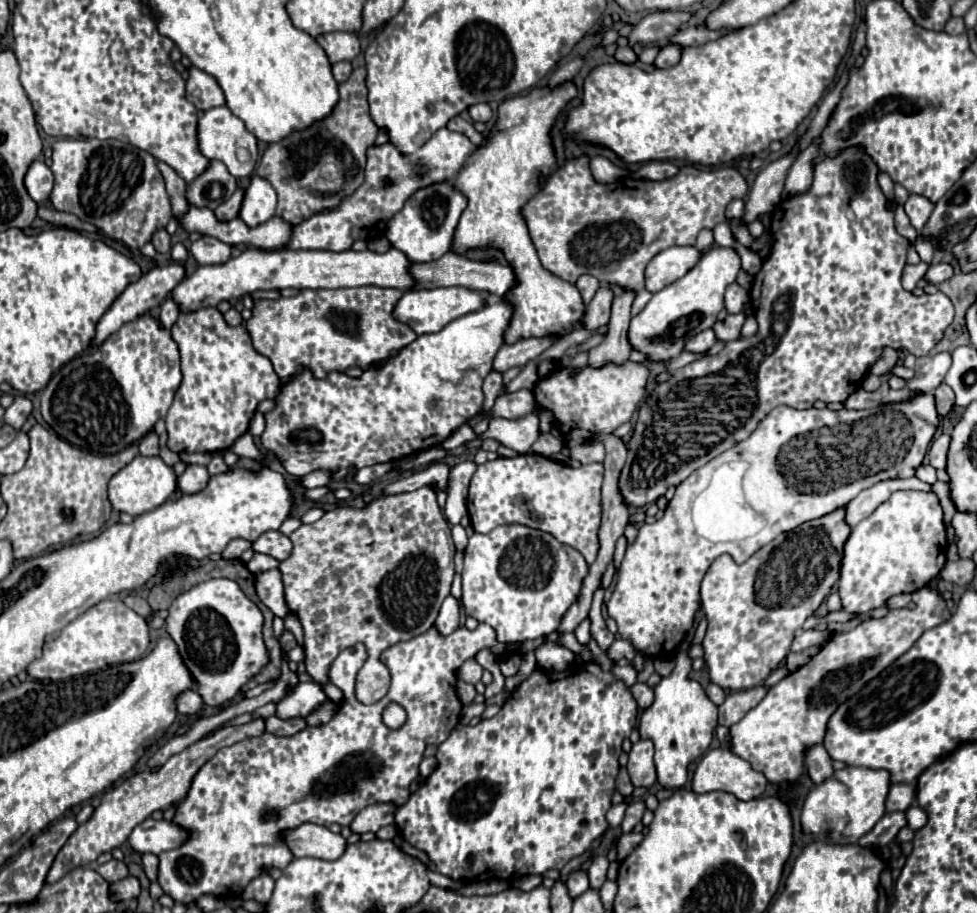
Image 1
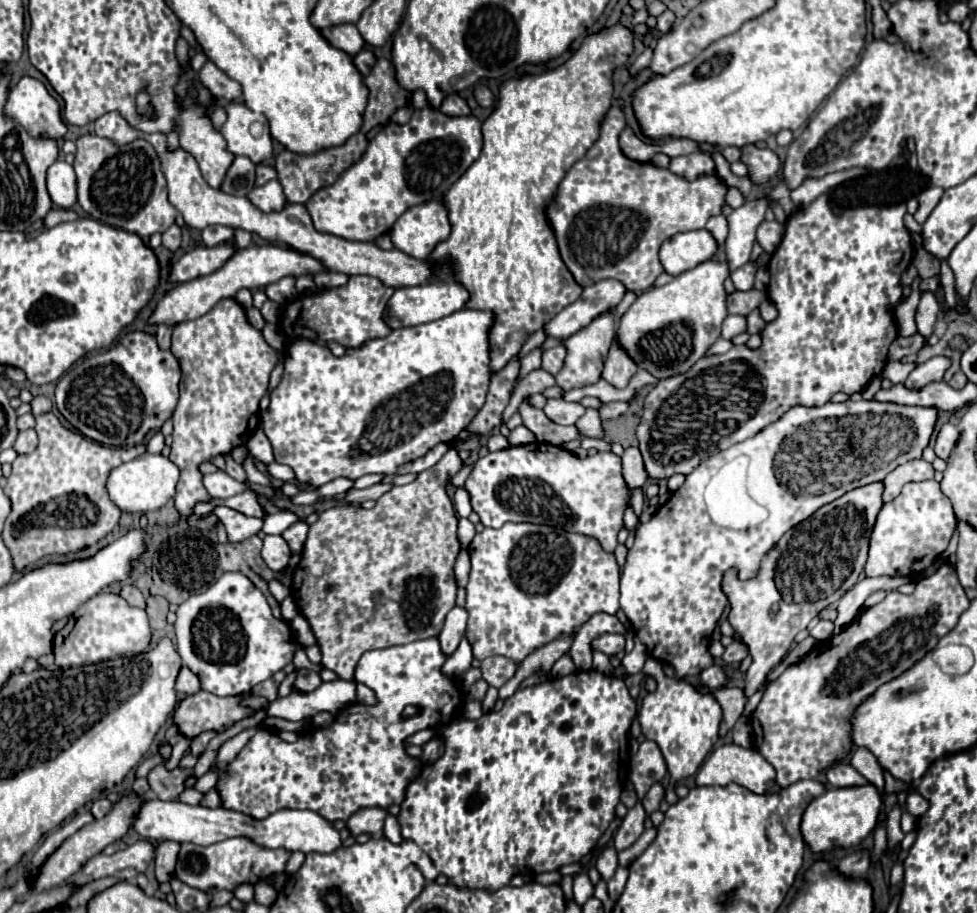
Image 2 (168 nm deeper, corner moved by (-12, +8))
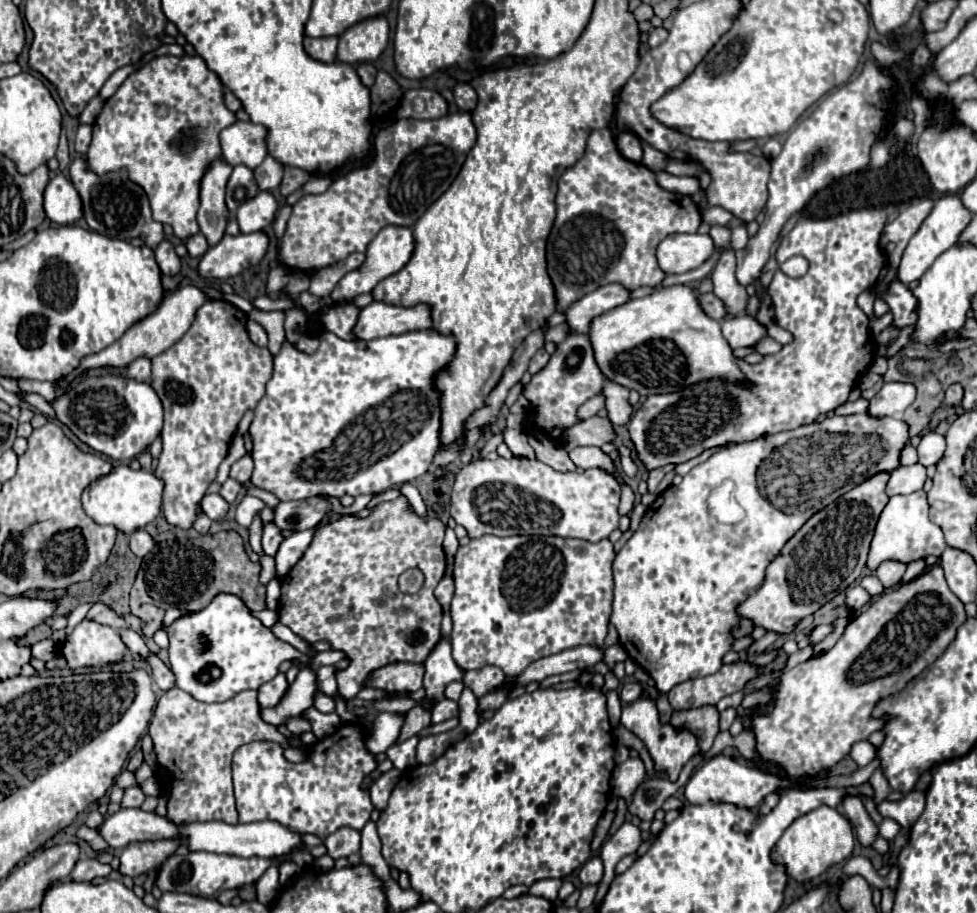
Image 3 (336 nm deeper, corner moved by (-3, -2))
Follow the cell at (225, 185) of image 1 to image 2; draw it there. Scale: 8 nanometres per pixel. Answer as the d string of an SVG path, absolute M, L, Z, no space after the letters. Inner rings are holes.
M235 157L221 183L221 191L245 197L253 189L253 181L255 181L255 163L251 163L249 157Z

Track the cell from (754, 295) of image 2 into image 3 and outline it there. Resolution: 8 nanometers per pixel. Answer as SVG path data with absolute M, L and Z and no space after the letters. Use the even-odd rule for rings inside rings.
M714 293L698 295L698 303L700 303L702 311L704 311L708 317L712 317L712 319L716 319L716 321L720 321L720 319L726 317L726 311L722 311L722 301L720 301Z

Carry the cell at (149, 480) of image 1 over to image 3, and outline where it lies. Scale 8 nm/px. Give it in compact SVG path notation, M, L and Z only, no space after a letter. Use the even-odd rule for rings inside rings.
M118 465L108 475L96 479L84 489L82 507L98 525L114 525L118 531L132 533L146 527L160 515L162 481L152 471L134 471L128 465Z

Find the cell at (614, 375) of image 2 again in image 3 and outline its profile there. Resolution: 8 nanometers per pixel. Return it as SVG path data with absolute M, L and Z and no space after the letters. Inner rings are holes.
M604 383L602 393L606 395L606 409L608 409L608 417L614 425L626 425L632 417L632 405L628 403L628 389L626 387L618 387L618 383Z

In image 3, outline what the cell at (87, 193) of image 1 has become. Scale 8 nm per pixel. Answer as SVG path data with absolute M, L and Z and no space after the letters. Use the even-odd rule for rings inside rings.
M78 157L70 165L70 177L82 197L84 219L92 231L124 241L140 237L150 249L156 249L158 243L164 239L162 223L154 221L150 215L150 203L146 199L146 193L136 183L130 183L130 179L126 179L126 171L98 177L88 169L88 163Z

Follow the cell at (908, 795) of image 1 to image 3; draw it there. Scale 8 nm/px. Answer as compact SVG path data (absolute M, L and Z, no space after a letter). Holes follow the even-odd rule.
M858 741L858 743L854 743L852 749L850 749L850 757L852 757L860 767L864 767L864 765L868 765L868 763L876 757L876 747L874 747L870 741Z

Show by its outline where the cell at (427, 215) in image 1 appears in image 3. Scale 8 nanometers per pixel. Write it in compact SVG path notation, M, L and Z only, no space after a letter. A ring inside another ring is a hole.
M384 227L368 245L366 249L366 259L364 263L354 269L354 271L348 271L340 281L338 285L334 287L332 291L332 299L336 303L350 303L356 295L360 293L370 293L378 281L386 279L388 275L394 275L398 273L410 259L414 251L414 239L412 239L412 229L410 227Z

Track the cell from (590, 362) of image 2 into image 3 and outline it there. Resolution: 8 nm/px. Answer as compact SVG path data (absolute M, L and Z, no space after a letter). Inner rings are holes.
M570 335L566 341L558 343L554 355L546 363L542 371L532 375L530 383L524 385L522 395L530 403L528 413L528 433L542 433L556 443L562 443L562 433L572 425L580 423L576 411L578 407L602 391L604 375L598 371L594 363L594 353L590 351L588 335Z

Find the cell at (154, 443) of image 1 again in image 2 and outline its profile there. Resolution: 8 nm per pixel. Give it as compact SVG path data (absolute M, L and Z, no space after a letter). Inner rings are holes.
M157 431L149 441L147 441L147 451L149 453L161 453L165 447L165 437L161 431Z

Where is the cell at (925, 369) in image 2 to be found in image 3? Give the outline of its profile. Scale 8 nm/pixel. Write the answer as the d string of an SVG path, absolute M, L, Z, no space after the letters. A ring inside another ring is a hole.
M884 383L882 389L870 399L868 415L894 417L900 415L914 401L914 387L910 383Z

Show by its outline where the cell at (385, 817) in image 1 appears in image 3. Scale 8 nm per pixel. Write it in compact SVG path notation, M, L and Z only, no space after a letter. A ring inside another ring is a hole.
M342 827L334 835L328 835L324 839L324 845L326 845L328 855L332 859L350 857L350 855L360 851L360 833L358 831L350 831L350 827Z

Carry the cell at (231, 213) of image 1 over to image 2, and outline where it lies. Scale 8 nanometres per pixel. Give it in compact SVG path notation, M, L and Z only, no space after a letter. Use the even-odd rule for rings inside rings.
M257 165L257 179L255 179L255 187L265 185L267 181L271 181L271 179L275 179L275 177L277 177L277 173L275 173L275 169L273 169L273 167Z

